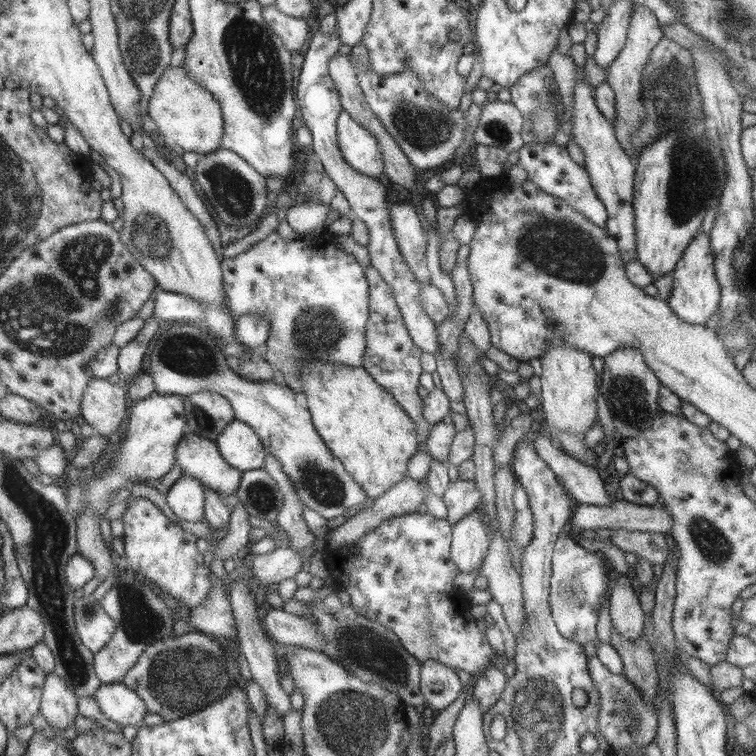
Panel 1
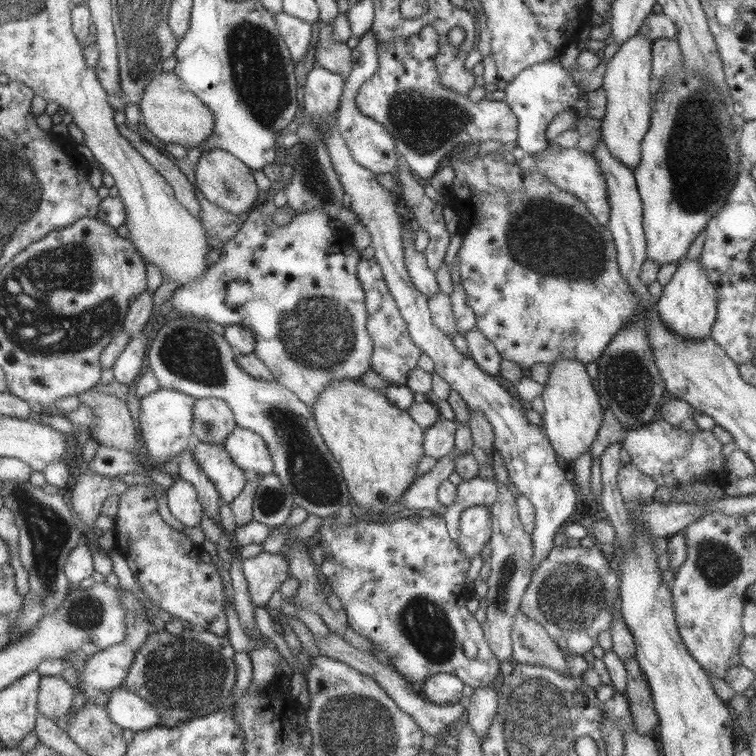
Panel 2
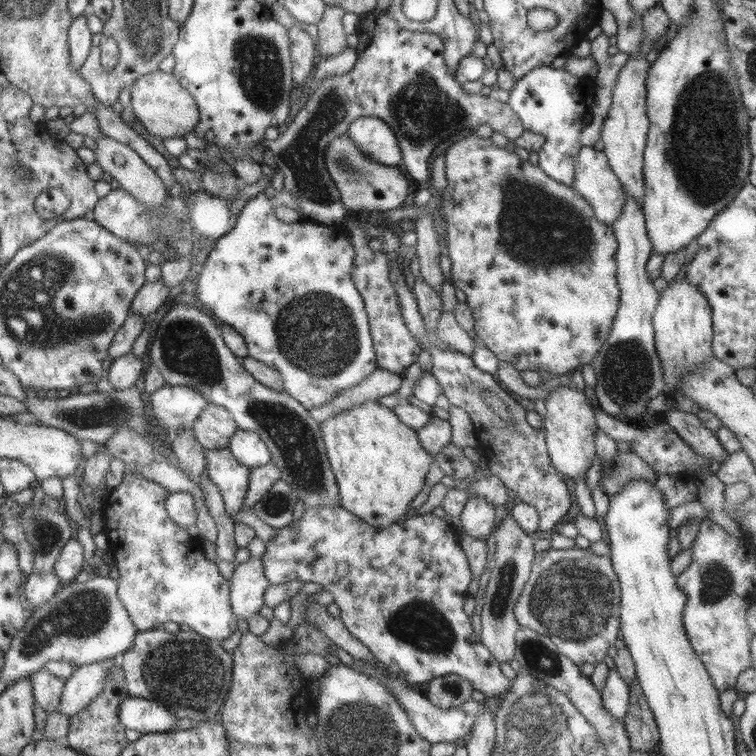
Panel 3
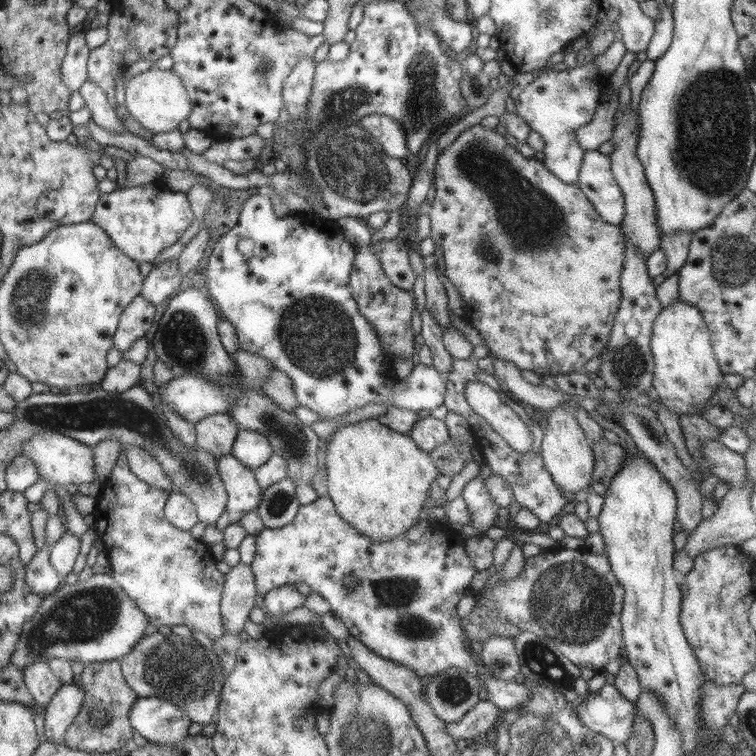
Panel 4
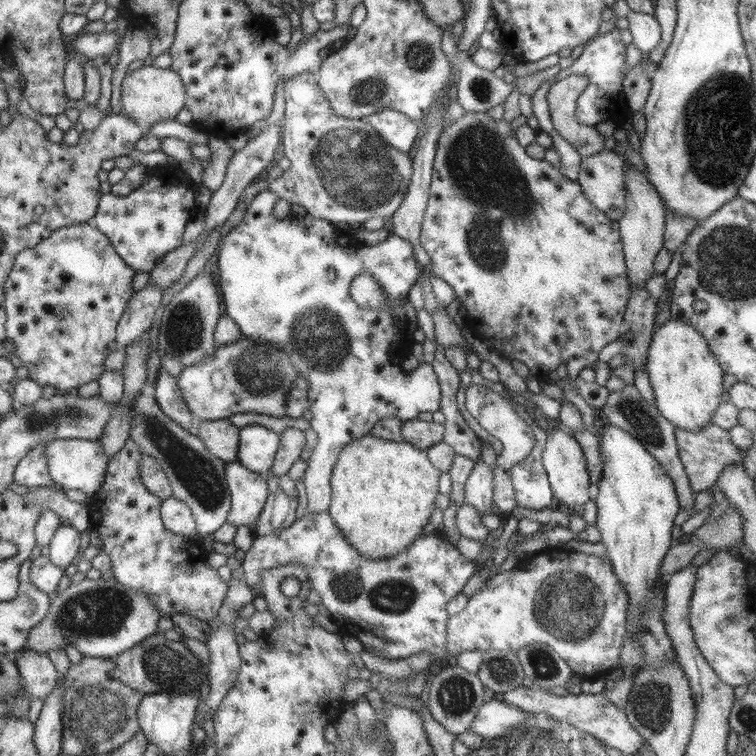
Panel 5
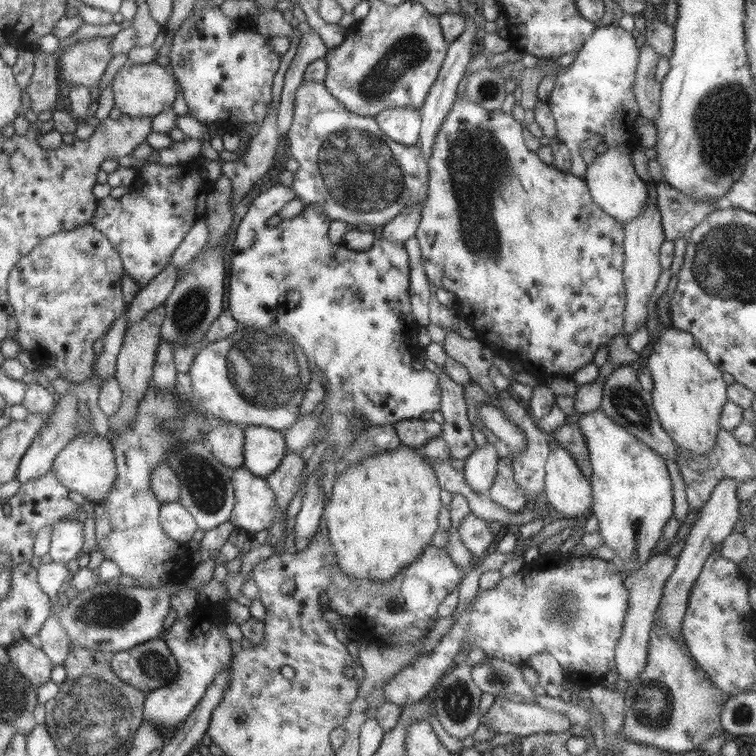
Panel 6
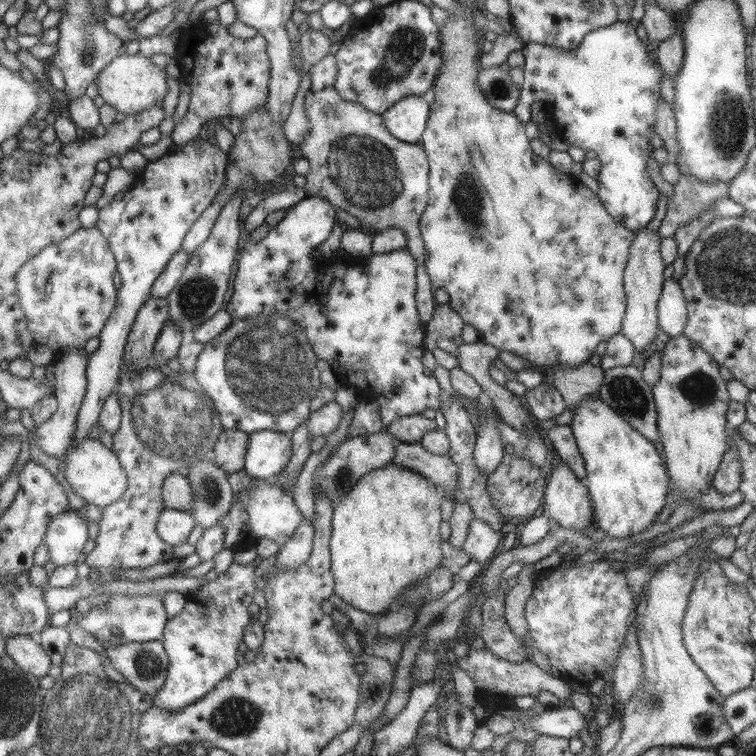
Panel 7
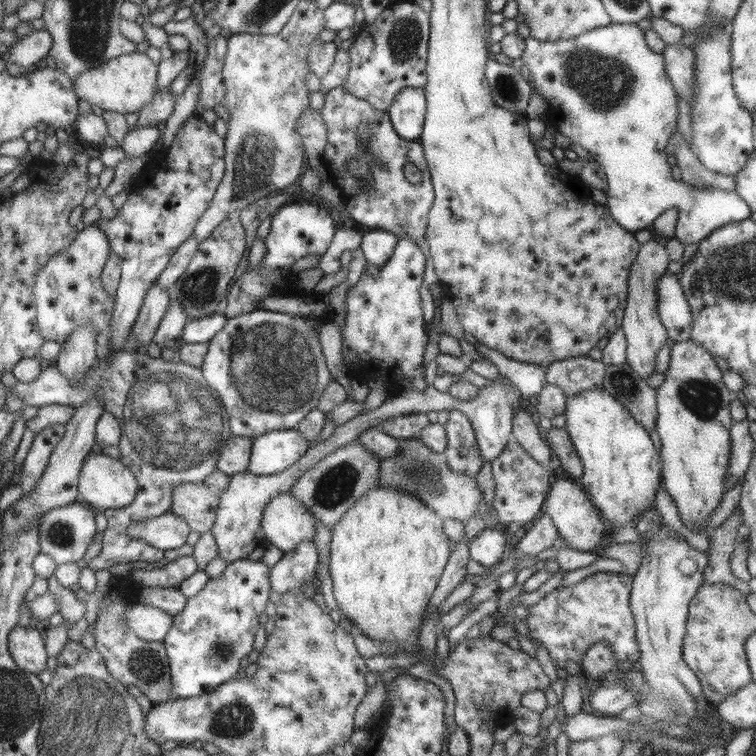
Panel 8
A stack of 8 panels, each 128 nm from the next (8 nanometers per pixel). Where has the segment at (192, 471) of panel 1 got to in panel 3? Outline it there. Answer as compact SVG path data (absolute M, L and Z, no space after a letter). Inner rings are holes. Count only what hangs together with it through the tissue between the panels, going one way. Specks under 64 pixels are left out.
M229 447L207 451L208 477L218 486L225 502L225 511L233 518L243 508L248 492L250 469L239 464Z

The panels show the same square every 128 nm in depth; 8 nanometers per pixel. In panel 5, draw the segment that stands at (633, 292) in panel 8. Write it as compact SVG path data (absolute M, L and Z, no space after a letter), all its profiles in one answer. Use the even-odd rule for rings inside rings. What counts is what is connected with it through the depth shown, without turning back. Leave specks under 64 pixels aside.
M635 166L625 167L625 183L629 195L626 201L624 216L618 221L623 252L627 266L627 279L631 288L646 286L646 283L655 275L654 261L658 253L664 248L666 206L650 179Z

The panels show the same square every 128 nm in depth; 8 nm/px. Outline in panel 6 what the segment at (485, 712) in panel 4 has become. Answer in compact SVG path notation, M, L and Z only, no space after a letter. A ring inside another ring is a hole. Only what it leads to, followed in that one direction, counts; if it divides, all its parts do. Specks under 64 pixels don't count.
M495 697L490 709L481 715L481 722L496 731L496 734L508 734L510 732L520 737L538 732L562 732L573 725L570 717L563 715L561 712L542 708L536 703L512 702L506 697Z

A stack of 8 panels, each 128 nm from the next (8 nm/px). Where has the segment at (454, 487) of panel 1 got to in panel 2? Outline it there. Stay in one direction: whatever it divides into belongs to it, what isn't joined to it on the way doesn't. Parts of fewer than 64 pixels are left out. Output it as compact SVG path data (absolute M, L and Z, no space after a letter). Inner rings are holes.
M480 477L463 480L457 486L457 497L454 504L446 506L447 511L442 516L446 521L449 535L452 540L458 541L461 537L459 519L462 511L474 505L490 506L499 495L498 486L494 479L482 479Z

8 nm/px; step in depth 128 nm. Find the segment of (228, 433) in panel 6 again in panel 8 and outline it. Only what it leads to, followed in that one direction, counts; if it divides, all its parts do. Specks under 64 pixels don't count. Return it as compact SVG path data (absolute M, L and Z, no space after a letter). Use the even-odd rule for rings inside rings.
M231 435L224 441L216 462L217 470L230 476L248 471L253 449L253 439Z

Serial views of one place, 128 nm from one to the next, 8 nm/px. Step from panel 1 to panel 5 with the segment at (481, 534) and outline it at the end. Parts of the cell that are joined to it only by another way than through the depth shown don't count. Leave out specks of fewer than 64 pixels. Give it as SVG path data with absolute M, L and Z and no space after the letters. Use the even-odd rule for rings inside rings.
M482 457L475 460L474 470L465 483L466 503L474 505L483 516L491 514L493 504L492 468Z

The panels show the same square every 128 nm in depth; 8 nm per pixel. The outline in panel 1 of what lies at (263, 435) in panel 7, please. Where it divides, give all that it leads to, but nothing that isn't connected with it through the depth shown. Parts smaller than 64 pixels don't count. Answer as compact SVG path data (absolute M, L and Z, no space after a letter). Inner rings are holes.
M232 421L215 441L232 468L244 473L264 467L268 452L258 434L248 424Z

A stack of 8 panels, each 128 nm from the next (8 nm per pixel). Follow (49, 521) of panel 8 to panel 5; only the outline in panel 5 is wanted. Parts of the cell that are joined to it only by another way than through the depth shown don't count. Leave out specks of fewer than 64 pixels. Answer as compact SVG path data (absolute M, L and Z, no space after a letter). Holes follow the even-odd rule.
M63 522L49 544L49 559L64 570L80 555L80 531Z

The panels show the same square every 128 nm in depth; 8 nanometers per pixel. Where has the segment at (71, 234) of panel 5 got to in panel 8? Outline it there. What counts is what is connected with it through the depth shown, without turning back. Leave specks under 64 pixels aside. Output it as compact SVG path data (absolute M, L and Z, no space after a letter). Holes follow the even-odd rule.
M96 224L90 227L80 226L80 230L72 244L64 252L59 252L52 256L51 260L40 269L35 278L33 293L37 308L37 325L40 330L40 336L44 340L64 344L68 340L70 333L74 332L80 325L90 321L94 323L94 332L96 334L108 330L109 323L113 318L113 308L115 307L114 298L106 294L101 283L101 272L109 257L111 248L107 234Z

